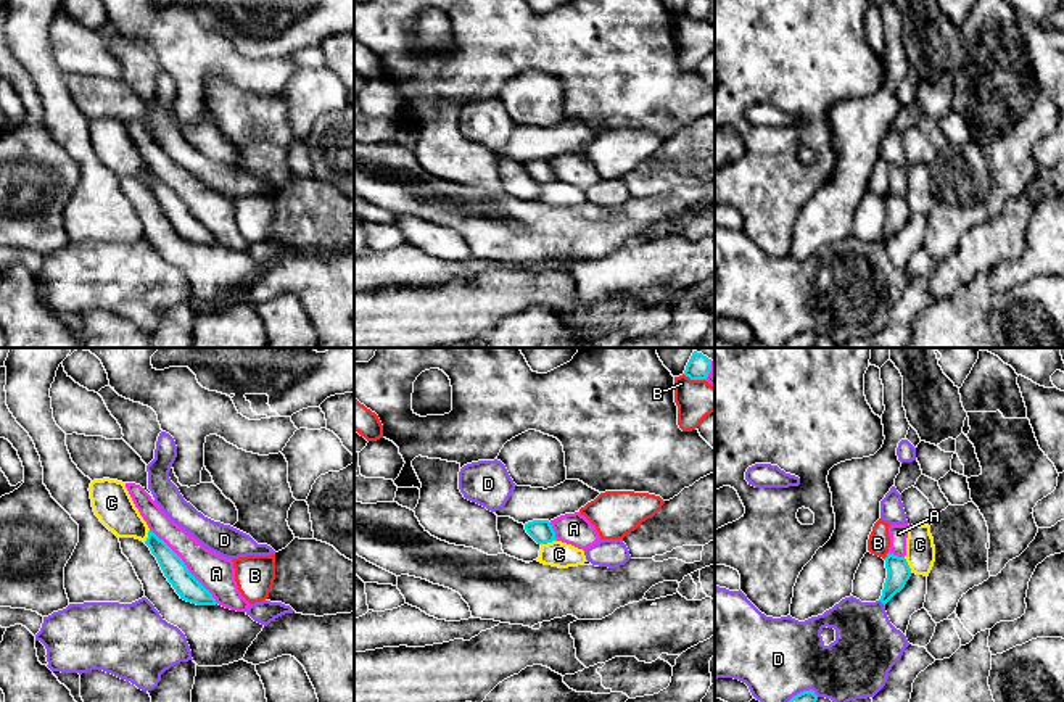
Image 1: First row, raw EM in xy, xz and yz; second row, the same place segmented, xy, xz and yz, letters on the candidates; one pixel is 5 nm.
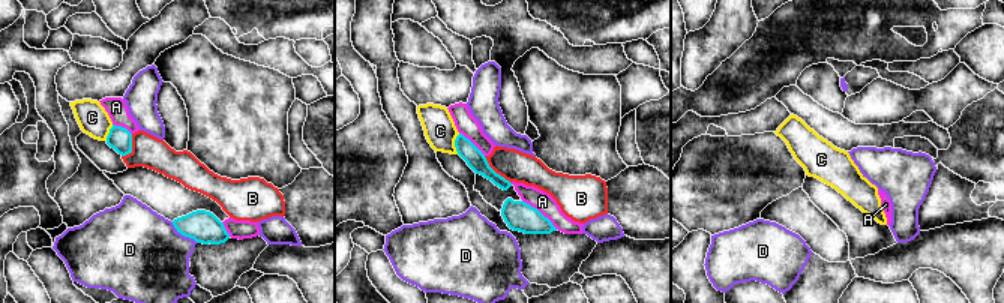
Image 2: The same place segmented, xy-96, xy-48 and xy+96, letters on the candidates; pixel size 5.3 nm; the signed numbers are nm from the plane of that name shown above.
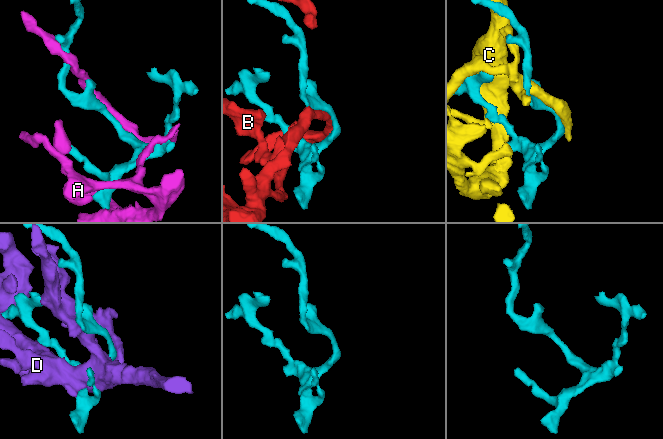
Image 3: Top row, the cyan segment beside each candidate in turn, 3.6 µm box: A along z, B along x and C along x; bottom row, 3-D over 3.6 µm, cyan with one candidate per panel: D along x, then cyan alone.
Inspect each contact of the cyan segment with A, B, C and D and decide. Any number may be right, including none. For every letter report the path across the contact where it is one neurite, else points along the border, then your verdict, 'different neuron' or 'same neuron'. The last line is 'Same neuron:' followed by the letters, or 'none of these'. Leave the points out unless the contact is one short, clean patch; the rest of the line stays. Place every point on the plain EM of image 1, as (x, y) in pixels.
A: same neuron
B: different neuron
C: different neuron
D: different neuron
Same neuron: A

